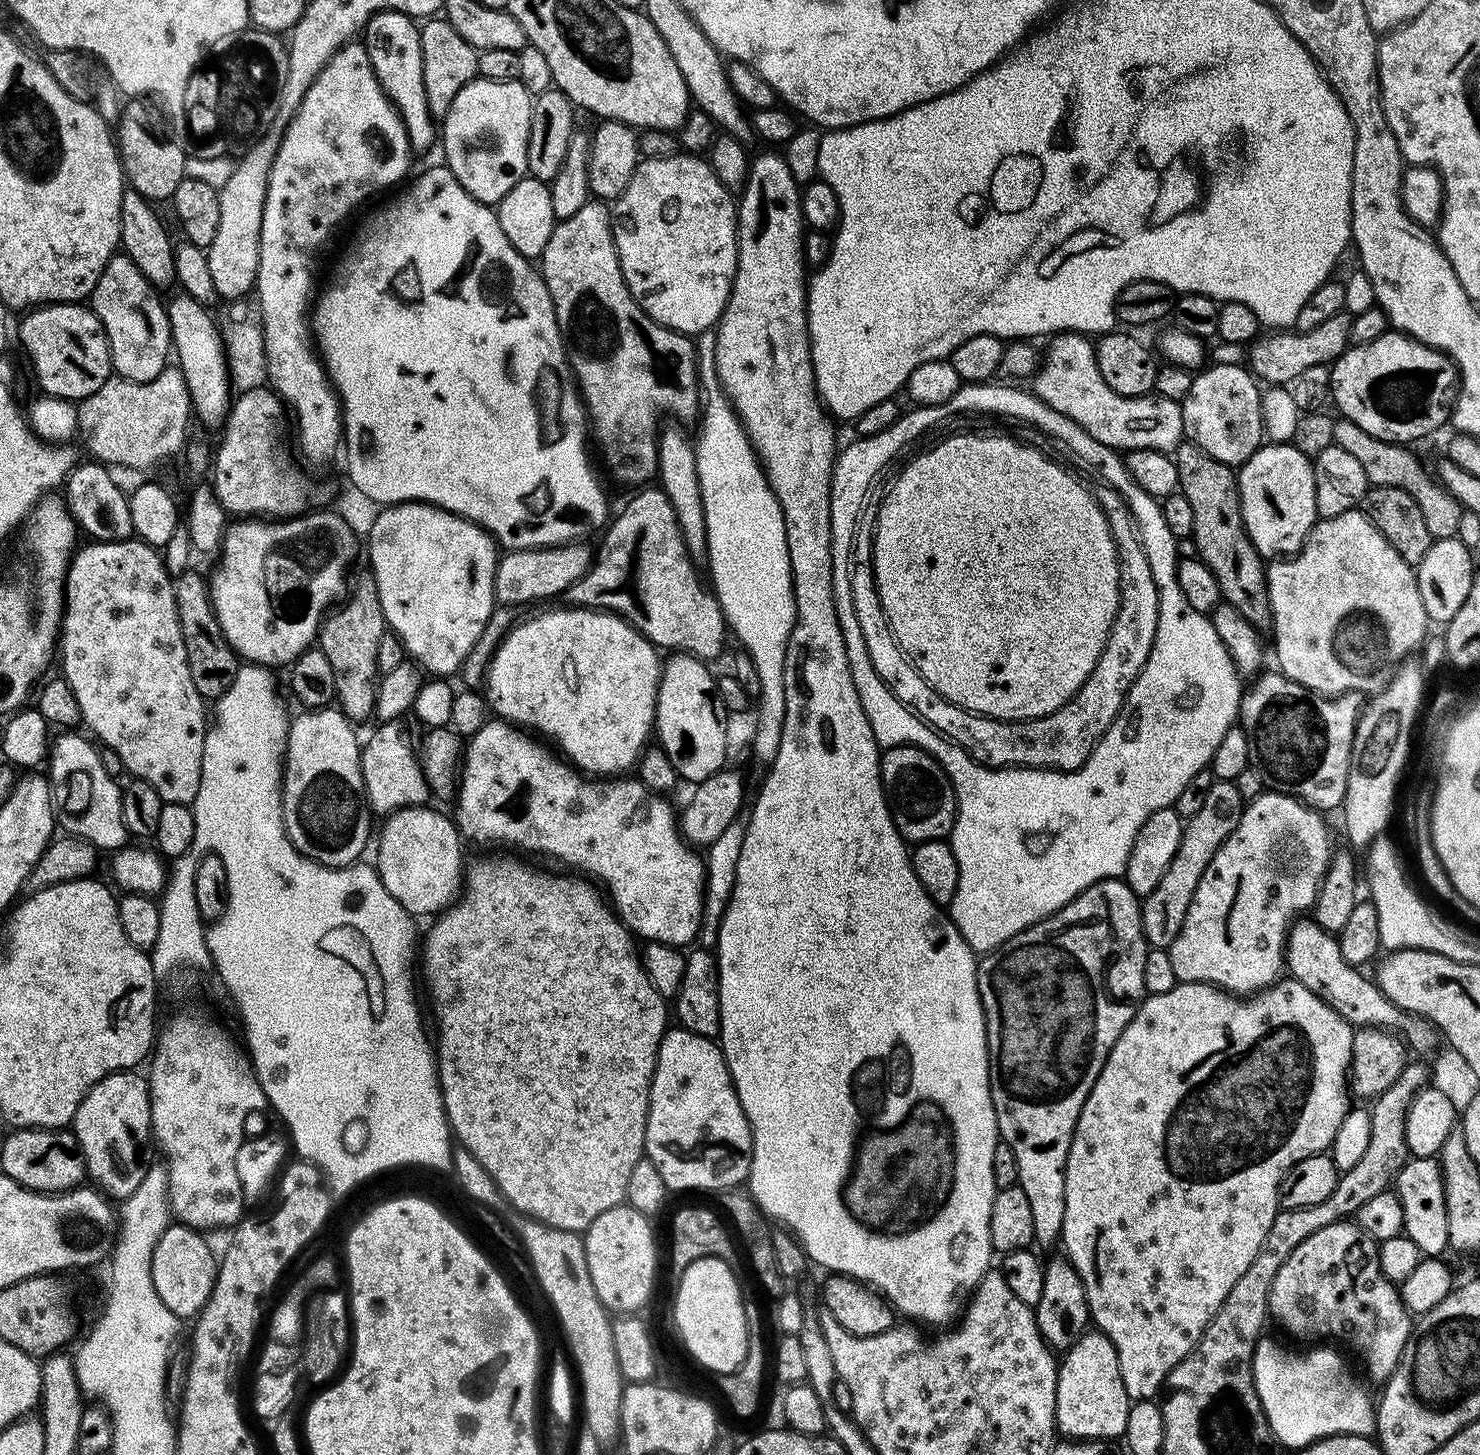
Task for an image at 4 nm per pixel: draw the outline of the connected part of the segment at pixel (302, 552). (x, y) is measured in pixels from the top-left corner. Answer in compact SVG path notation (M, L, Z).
M309 510L303 516L276 518L271 522L264 518L240 518L232 522L236 524L229 523L227 525L224 542L220 545L218 553L220 565L217 566L216 573L210 576L210 591L216 617L222 626L222 634L228 640L230 647L236 651L237 657L253 664L263 664L272 670L276 670L279 664L291 665L293 660L297 660L305 650L317 643L320 626L324 623L326 613L337 602L345 599L350 588L348 567L356 560L356 532L338 513L328 511L332 510Z

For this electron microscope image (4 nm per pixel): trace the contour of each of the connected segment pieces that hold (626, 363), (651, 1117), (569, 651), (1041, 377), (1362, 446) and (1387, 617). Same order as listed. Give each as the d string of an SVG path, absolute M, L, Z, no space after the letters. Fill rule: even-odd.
M589 199L582 210L559 221L550 234L550 242L546 242L546 250L538 257L538 268L550 290L558 330L564 339L564 352L568 355L568 365L572 367L580 399L584 401L591 435L600 443L605 466L612 471L614 479L624 484L647 485L651 481L648 479L656 476L660 412L665 412L668 418L685 422L695 421L701 411L697 345L684 333L671 332L650 319L630 294L622 274L612 233L612 214L607 203Z
M679 1026L669 1027L668 1031L664 1033L664 1037L660 1043L660 1049L658 1050L656 1072L652 1076L652 1089L650 1090L650 1098L648 1099L648 1121L646 1122L644 1151L646 1153L646 1159L654 1162L654 1166L658 1166L658 1174L662 1174L662 1182L666 1182L669 1190L676 1191L676 1188L680 1192L692 1192L695 1188L700 1192L708 1192L711 1188L716 1188L715 1190L727 1190L743 1185L747 1181L748 1171L752 1165L752 1131L750 1130L750 1122L743 1110L740 1109L738 1094L734 1090L734 1082L730 1078L730 1070L726 1066L724 1052L715 1039L699 1036Z
M563 607L548 608L521 624L513 623L488 664L487 707L521 730L536 727L541 737L549 736L553 745L560 744L563 759L589 777L616 778L631 773L628 771L637 767L656 723L656 688L662 667L661 657L656 657L658 649L634 625L612 612Z
M1061 332L1047 341L1048 353L1042 356L1042 363L1031 377L1030 388L1046 406L1066 414L1090 434L1098 438L1102 446L1117 450L1145 448L1169 454L1185 439L1184 423L1180 404L1165 396L1123 396L1114 394L1098 371L1096 350L1093 341L1079 332Z
M1336 418L1333 422L1333 445L1342 450L1346 450L1346 454L1352 455L1362 466L1369 485L1372 486L1394 486L1398 490L1406 490L1406 494L1410 494L1410 498L1414 498L1414 502L1418 502L1419 508L1422 509L1422 518L1426 518L1426 530L1430 530L1433 540L1450 540L1458 534L1458 522L1460 521L1461 507L1460 503L1449 494L1449 492L1440 484L1435 475L1431 471L1428 472L1420 465L1420 460L1411 451L1411 447L1402 444L1391 444L1390 442L1382 442L1378 438L1374 438L1370 434L1366 434L1366 430L1362 430L1362 426L1358 426L1355 422L1350 422L1343 418Z
M1353 510L1346 514L1337 516L1325 516L1317 519L1312 525L1308 536L1304 539L1304 545L1300 551L1287 557L1276 558L1267 565L1268 574L1268 601L1272 611L1272 623L1270 632L1276 635L1276 660L1279 671L1289 676L1294 682L1306 686L1311 692L1318 692L1321 696L1335 698L1343 696L1345 692L1357 694L1375 694L1387 688L1392 677L1395 676L1397 668L1409 659L1408 656L1424 640L1424 635L1430 629L1430 621L1426 614L1426 606L1422 606L1422 594L1418 594L1418 582L1413 565L1406 563L1402 554L1386 542L1386 538L1376 529L1374 522L1364 510Z

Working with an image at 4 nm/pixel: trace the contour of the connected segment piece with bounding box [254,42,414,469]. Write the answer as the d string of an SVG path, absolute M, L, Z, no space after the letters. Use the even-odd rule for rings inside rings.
M349 42L344 47L339 48L326 62L326 66L314 78L310 90L306 90L306 98L302 98L302 106L298 106L296 117L288 123L288 128L284 136L280 139L280 149L274 158L274 166L270 166L270 178L266 186L266 206L262 210L262 234L260 235L260 249L258 250L258 274L256 275L256 287L254 297L260 303L260 314L258 321L261 332L265 338L265 354L268 363L267 383L273 392L284 401L285 405L296 415L296 440L300 443L300 456L309 464L307 467L324 468L336 456L336 451L342 448L342 405L339 396L336 394L332 381L329 380L327 372L324 371L324 362L320 359L320 353L314 343L312 335L312 325L310 323L310 309L314 304L314 293L316 288L316 255L328 244L328 239L336 232L336 227L355 210L359 204L367 202L371 196L376 196L379 192L384 192L387 188L392 188L408 172L408 167L412 164L414 153L408 135L404 129L402 118L396 112L396 108L388 100L388 96L382 90L374 70L370 66L370 58L366 54L363 43Z

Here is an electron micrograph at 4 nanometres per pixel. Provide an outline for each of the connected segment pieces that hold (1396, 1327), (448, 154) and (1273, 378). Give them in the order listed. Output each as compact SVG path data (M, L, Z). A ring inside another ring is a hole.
M1355 1222L1331 1224L1314 1234L1310 1234L1310 1238L1306 1238L1302 1242L1302 1246L1298 1246L1298 1250L1294 1250L1290 1254L1290 1258L1286 1258L1286 1262L1282 1262L1282 1270L1278 1270L1278 1278L1274 1278L1274 1286L1270 1290L1268 1310L1271 1319L1273 1321L1276 1319L1292 1336L1329 1336L1332 1340L1345 1340L1364 1359L1364 1368L1368 1371L1369 1378L1377 1380L1377 1382L1386 1381L1390 1378L1390 1374L1394 1374L1394 1370L1402 1358L1402 1350L1406 1350L1406 1342L1412 1337L1414 1327L1413 1313L1409 1312L1407 1306L1402 1302L1399 1287L1387 1280L1382 1274L1380 1249L1377 1241L1373 1240L1367 1232L1362 1231L1359 1224Z
M477 78L471 80L466 86L462 86L462 90L458 90L458 98L454 98L450 110L442 117L442 144L444 140L444 156L448 159L445 160L446 167L454 174L454 178L458 178L458 182L464 187L466 194L470 194L479 204L499 205L500 200L506 198L506 194L510 194L510 190L514 190L514 186L518 186L518 182L528 176L526 154L528 153L528 139L530 138L530 114L532 113L533 99L534 97L520 85L519 80L490 82L483 78Z
M1343 311L1334 314L1322 326L1309 332L1298 332L1292 330L1272 330L1267 334L1251 341L1247 349L1247 367L1250 369L1257 381L1268 386L1288 386L1312 366L1331 365L1344 351L1352 344L1350 330L1352 329L1352 317L1348 312ZM1252 348L1252 349L1251 349ZM1265 380L1265 381L1264 381Z

